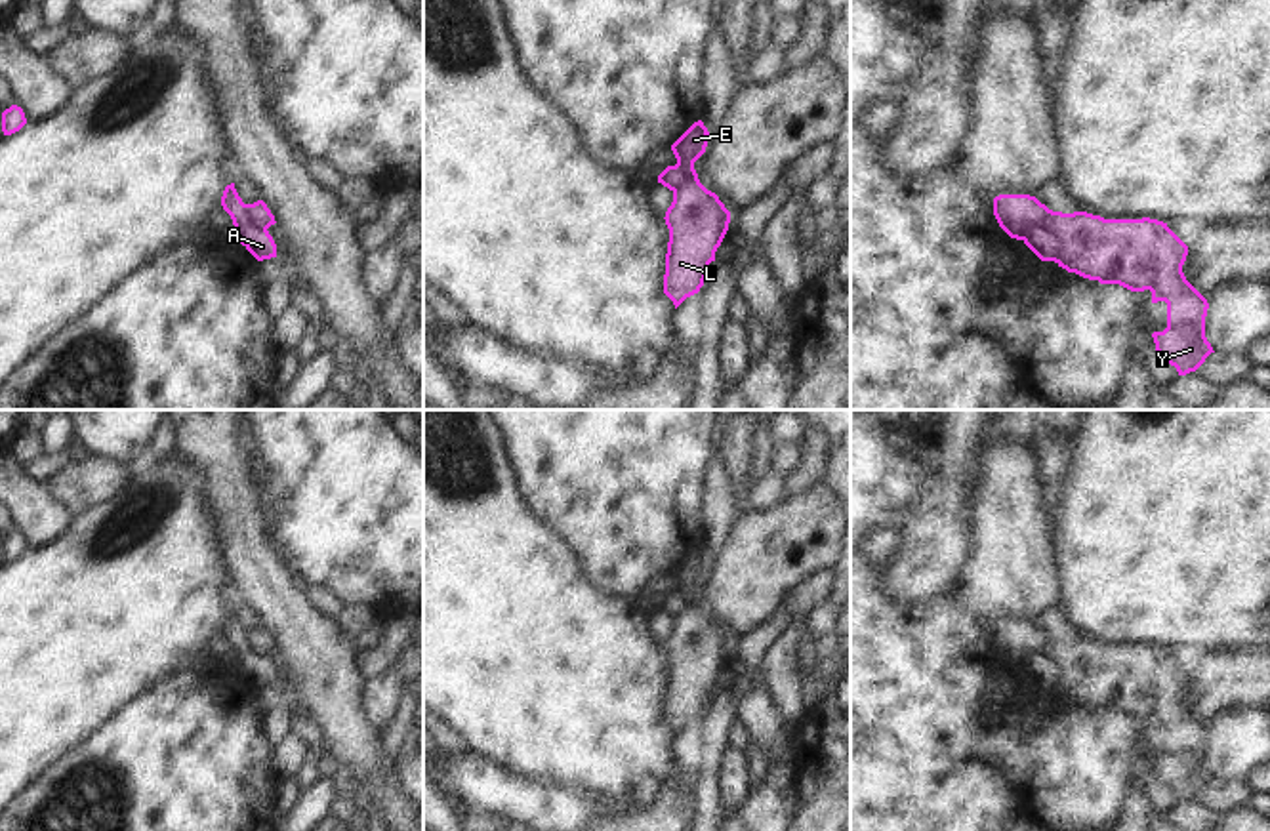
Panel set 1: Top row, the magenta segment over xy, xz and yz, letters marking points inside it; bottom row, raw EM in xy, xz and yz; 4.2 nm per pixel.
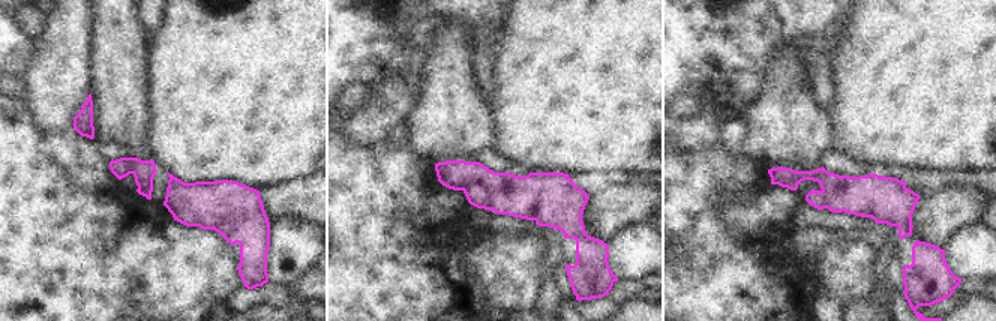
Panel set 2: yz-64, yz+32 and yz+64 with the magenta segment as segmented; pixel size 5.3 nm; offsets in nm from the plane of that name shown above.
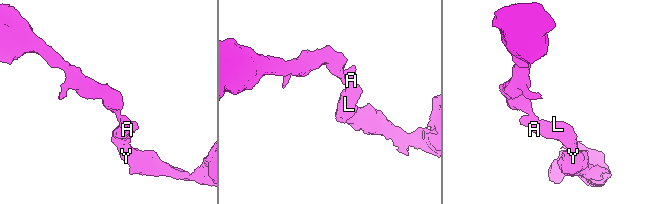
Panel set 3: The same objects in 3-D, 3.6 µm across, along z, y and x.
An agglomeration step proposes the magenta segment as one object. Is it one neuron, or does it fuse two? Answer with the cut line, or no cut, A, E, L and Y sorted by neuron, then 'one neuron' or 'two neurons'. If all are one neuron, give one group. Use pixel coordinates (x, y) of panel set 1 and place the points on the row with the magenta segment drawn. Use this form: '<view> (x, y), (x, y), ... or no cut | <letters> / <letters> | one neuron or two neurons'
yz (1032, 227), (1047, 227), (1055, 235), (1059, 243), (1057, 262) | A / E L Y | two neurons

